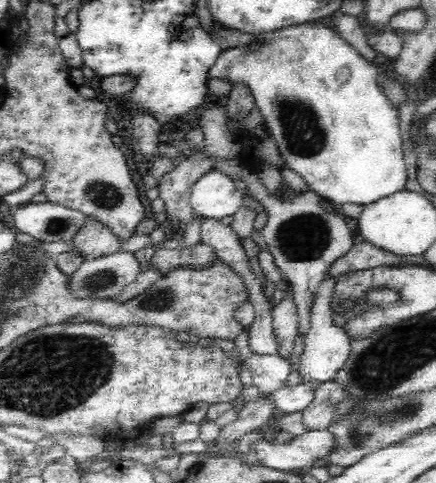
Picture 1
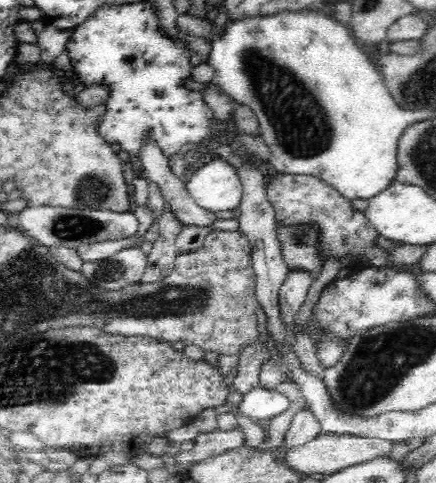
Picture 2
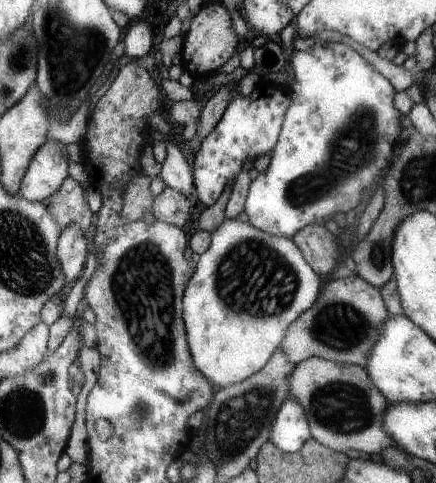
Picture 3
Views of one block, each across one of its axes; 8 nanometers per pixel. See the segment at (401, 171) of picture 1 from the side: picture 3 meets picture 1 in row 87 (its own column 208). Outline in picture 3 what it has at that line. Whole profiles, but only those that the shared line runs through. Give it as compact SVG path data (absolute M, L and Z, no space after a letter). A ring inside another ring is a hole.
M225 218L209 234L211 244L195 258L195 274L191 282L187 282L187 292L183 294L183 322L195 366L211 384L225 388L251 378L271 360L291 322L307 312L319 298L319 274L303 258L303 252L293 240L271 236L247 222L239 222L237 218Z

